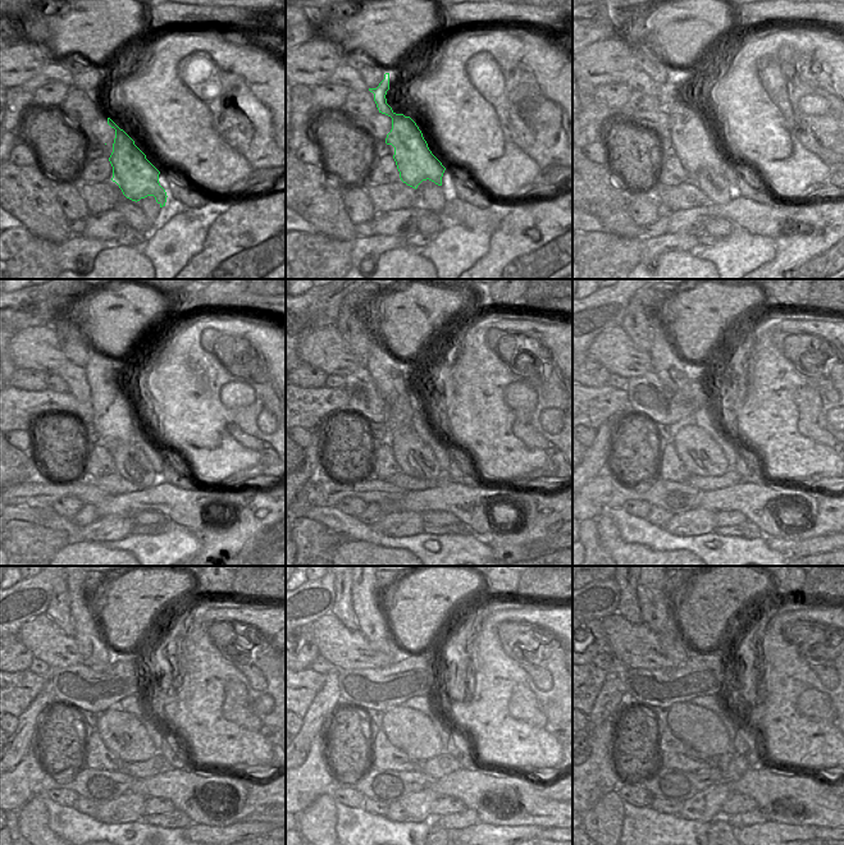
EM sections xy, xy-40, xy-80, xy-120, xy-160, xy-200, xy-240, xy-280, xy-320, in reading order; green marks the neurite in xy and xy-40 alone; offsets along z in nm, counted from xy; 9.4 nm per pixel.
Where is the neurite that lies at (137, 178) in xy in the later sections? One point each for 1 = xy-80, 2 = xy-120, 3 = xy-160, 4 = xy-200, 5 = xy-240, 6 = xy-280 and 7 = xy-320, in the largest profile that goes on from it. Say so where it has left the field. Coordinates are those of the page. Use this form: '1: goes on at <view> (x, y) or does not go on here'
1: goes on at xy-80 (689, 129)
2: goes on at xy-120 (112, 411)
3: goes on at xy-160 (389, 374)
4: goes on at xy-200 (674, 371)
5: goes on at xy-240 (95, 652)
6: goes on at xy-280 (372, 622)
7: goes on at xy-320 (652, 598)

